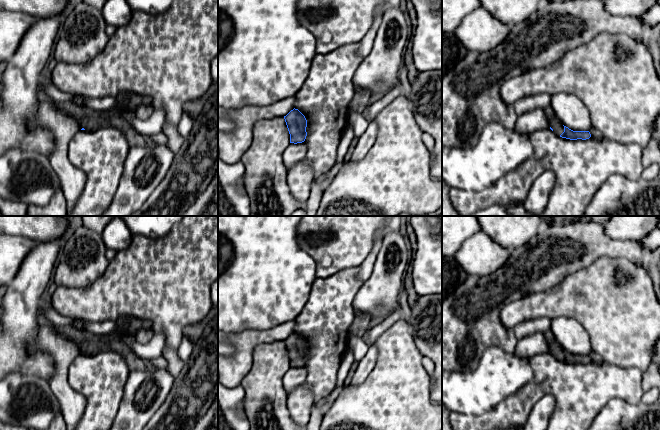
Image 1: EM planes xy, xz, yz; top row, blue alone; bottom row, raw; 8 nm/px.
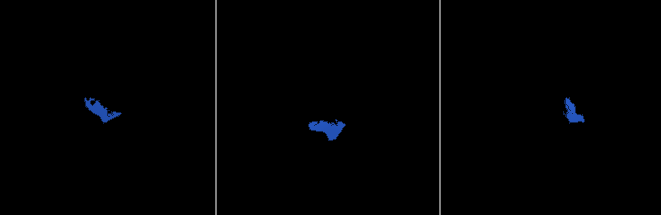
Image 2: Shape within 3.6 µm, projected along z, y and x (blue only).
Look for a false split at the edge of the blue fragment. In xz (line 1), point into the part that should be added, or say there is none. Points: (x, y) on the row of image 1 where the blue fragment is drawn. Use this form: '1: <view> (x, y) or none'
1: none

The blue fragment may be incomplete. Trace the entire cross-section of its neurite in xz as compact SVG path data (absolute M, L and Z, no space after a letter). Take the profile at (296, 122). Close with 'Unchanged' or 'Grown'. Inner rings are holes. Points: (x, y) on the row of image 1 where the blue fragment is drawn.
M294 108L284 116L284 119L290 134L290 143L304 142L307 136L307 120L305 116L298 109Z. Unchanged

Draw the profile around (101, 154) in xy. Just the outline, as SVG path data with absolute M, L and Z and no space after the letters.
M105 125L94 131L80 130L68 144L68 159L82 170L86 182L75 207L67 216L101 216L111 205L124 171L130 145L117 128Z

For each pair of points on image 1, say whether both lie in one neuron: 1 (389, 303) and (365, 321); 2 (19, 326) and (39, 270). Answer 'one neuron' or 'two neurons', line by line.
1: two neurons
2: one neuron

